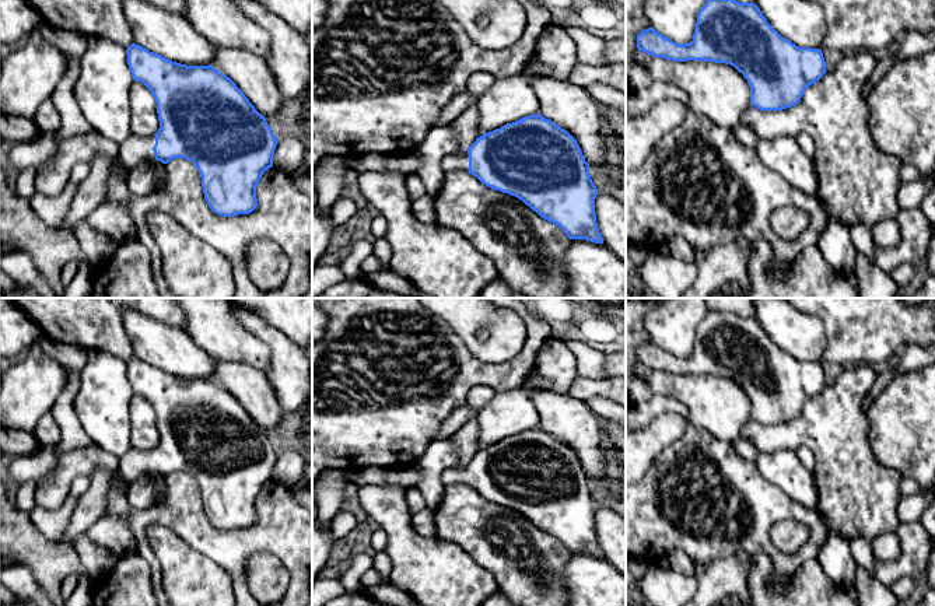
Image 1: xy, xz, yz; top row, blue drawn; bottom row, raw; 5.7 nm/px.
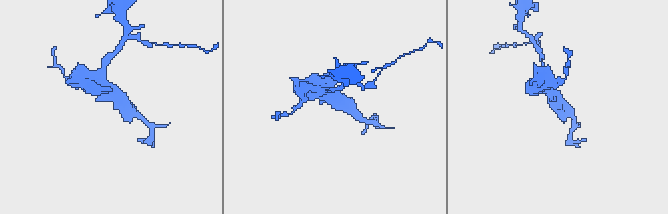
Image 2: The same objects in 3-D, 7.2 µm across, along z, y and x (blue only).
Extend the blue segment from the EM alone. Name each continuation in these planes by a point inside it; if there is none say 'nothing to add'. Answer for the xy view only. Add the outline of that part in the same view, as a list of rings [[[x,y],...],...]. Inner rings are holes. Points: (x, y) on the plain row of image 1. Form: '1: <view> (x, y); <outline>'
1: xy (135, 463); [[[155,449],[150,451],[127,451],[123,456],[118,458],[116,472],[122,477],[133,484],[147,472],[155,472],[154,465],[151,463],[155,458]]]

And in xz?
1: xz (461, 475); [[[465,465],[461,469],[445,470],[441,476],[441,481],[445,483],[463,483],[469,484],[469,467]]]

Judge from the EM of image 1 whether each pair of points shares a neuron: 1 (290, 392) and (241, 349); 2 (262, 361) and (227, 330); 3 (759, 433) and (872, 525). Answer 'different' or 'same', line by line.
1: different
2: same
3: same

